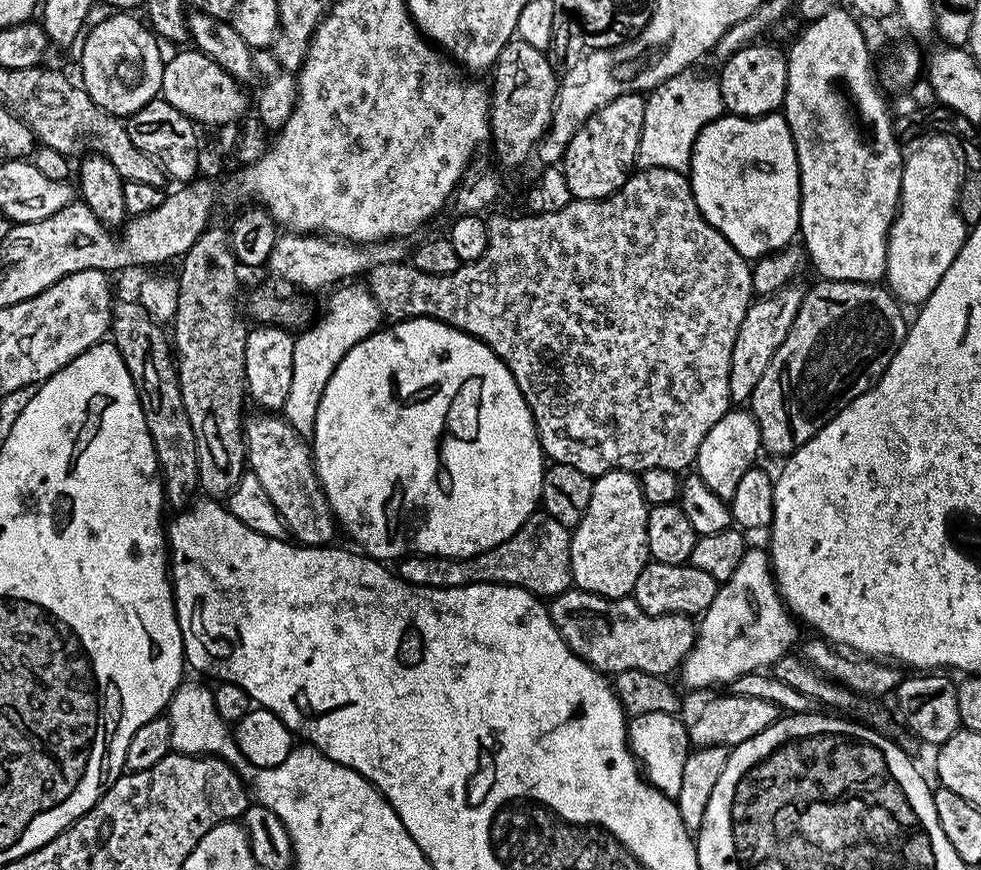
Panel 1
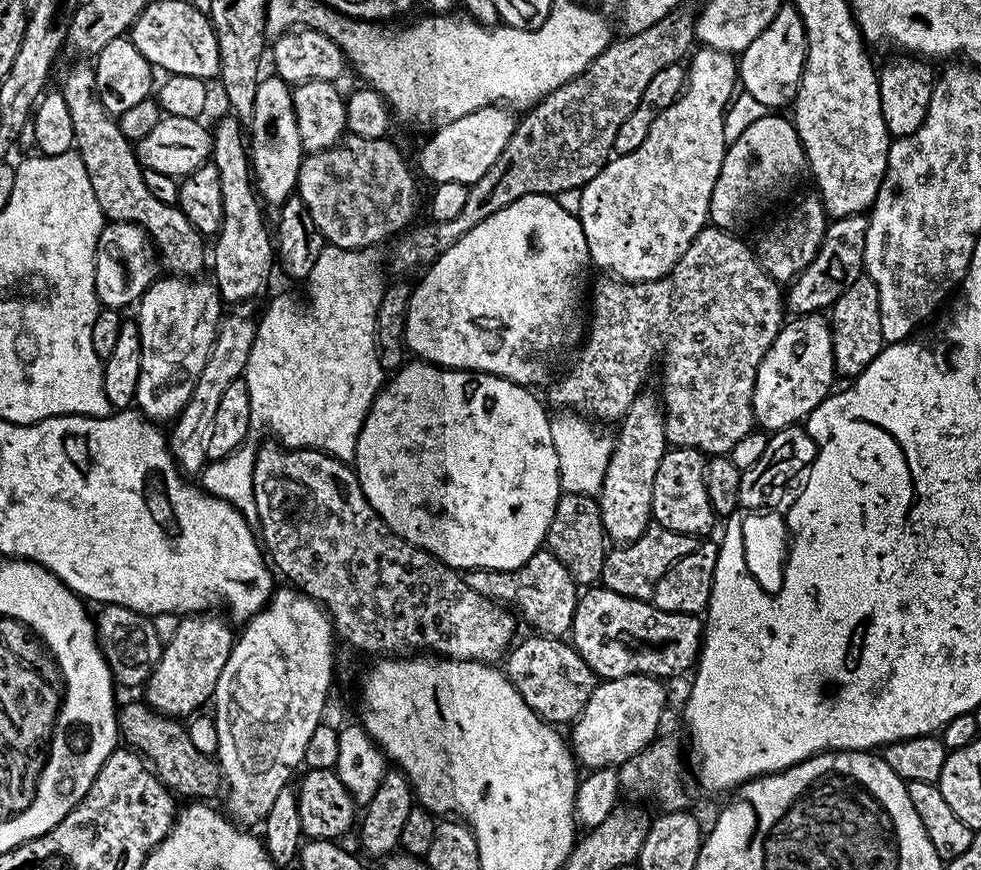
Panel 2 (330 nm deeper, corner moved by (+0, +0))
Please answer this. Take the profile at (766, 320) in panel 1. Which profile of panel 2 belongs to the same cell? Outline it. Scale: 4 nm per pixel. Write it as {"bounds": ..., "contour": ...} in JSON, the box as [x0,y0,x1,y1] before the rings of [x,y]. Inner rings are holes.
{"bounds":[786,216,868,316],"contour":[[[841,216],[829,223],[828,231],[810,266],[802,270],[786,288],[786,308],[796,316],[807,316],[831,309],[836,299],[864,272],[864,251],[868,216]]]}

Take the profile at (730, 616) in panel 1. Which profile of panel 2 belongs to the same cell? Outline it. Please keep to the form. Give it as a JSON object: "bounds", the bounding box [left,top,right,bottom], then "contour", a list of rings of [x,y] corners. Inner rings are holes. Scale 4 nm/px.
{"bounds":[570,674,668,769],"contour":[[[630,674],[626,678],[600,680],[594,694],[590,694],[590,702],[586,702],[586,710],[571,725],[570,747],[573,756],[585,769],[611,768],[624,764],[630,758],[640,755],[642,749],[657,739],[661,731],[660,719],[664,716],[664,703],[668,700],[668,692],[664,689],[665,681],[655,676]]]}

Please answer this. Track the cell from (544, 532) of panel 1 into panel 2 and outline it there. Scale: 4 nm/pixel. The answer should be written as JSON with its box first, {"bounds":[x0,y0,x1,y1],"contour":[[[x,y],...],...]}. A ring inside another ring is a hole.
{"bounds":[463,550,578,638],"contour":[[[541,550],[535,552],[525,564],[514,570],[490,570],[470,568],[463,573],[466,586],[478,590],[478,594],[488,596],[496,603],[515,610],[541,636],[564,638],[572,631],[572,619],[576,613],[578,585],[576,579],[562,566],[554,553]]]}

